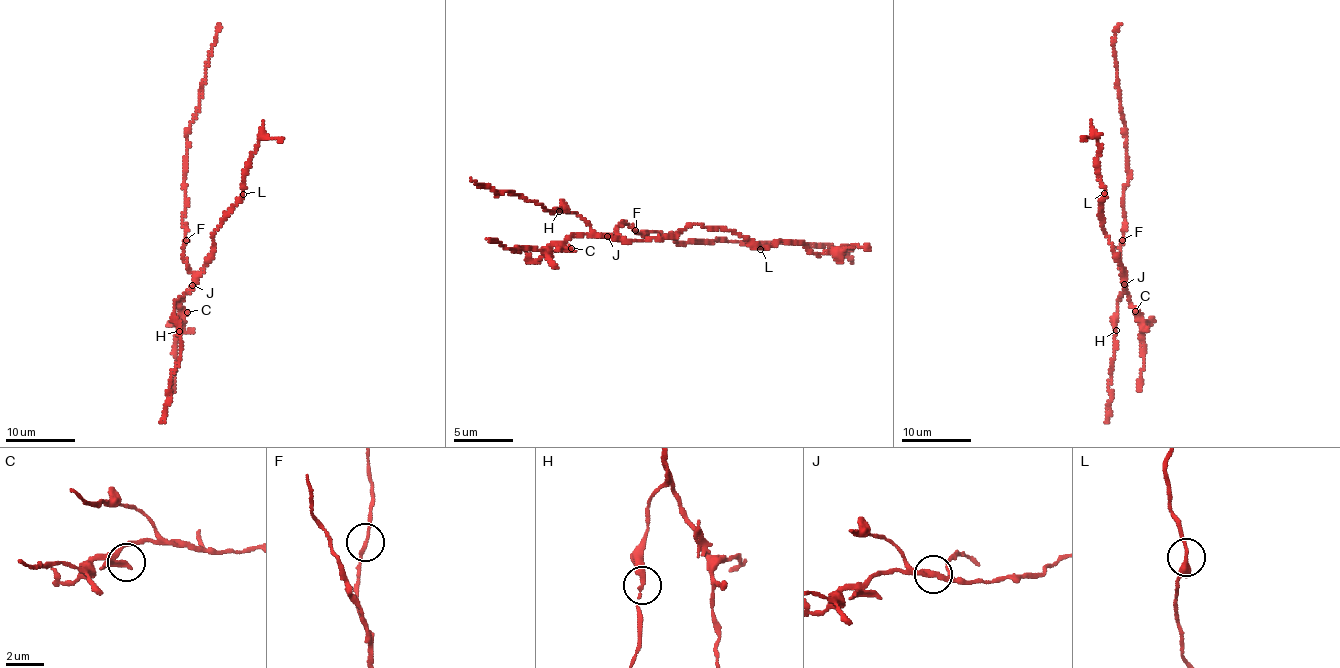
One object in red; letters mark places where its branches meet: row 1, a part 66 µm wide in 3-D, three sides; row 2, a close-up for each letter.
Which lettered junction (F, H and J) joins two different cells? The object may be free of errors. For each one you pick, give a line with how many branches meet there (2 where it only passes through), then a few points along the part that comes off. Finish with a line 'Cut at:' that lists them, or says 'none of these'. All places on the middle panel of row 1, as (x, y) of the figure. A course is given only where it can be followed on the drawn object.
J: 2 | (608, 237), (625, 240), (669, 238), (699, 224), (724, 227), (760, 249), (783, 241), (820, 253), (867, 244)
Cut at: J

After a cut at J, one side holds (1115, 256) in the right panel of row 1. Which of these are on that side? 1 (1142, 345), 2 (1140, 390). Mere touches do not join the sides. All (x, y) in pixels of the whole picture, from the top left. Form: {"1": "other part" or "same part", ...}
{"1": "same part", "2": "same part"}

